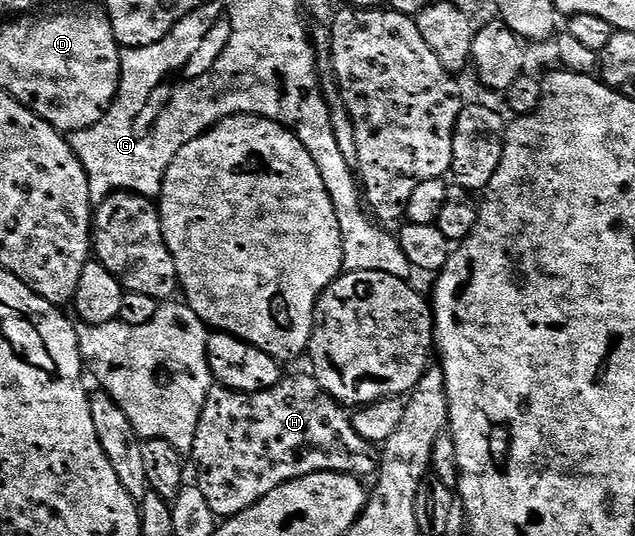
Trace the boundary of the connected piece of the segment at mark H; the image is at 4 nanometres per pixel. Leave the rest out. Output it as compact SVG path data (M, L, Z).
M305 374L305 376L285 375L273 388L264 388L260 392L236 392L233 389L214 386L208 391L208 397L204 403L204 408L200 412L200 421L196 427L196 438L192 443L190 455L196 459L196 480L200 483L200 496L208 503L208 508L219 518L237 516L241 510L249 504L260 499L263 493L280 484L285 484L288 480L295 480L297 476L309 476L315 472L347 472L349 474L365 474L377 467L377 457L372 457L373 445L360 436L352 425L349 413L343 412L341 405L331 394L321 386L315 376Z

